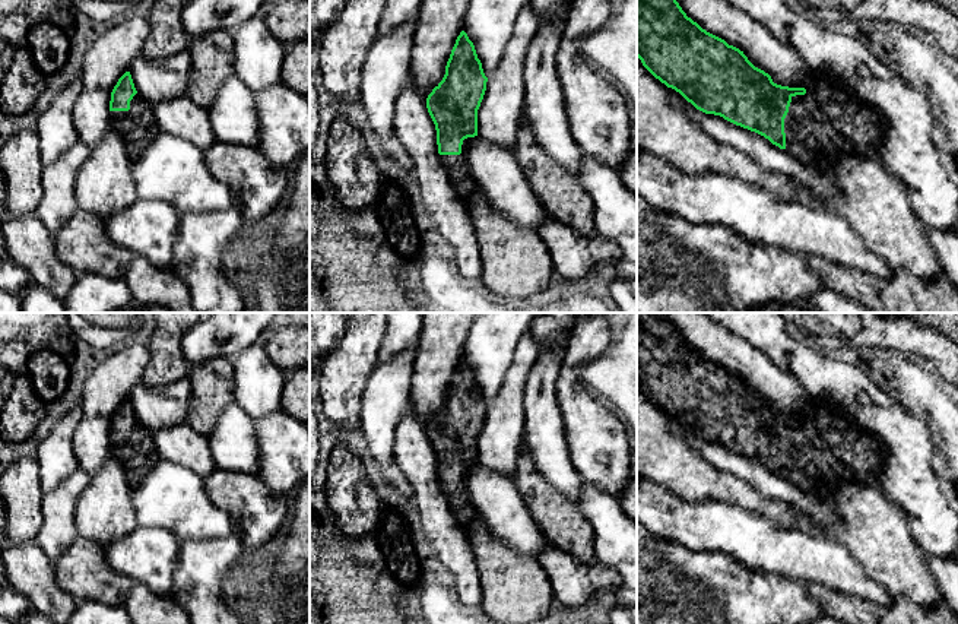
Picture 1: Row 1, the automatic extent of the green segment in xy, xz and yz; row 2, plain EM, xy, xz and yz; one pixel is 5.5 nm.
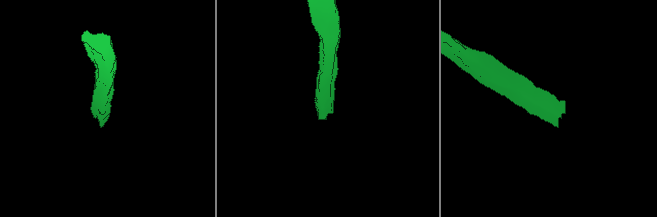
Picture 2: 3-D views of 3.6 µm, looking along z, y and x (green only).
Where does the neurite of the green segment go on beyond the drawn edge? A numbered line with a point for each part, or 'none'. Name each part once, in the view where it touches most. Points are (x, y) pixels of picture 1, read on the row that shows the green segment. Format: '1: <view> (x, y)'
1: yz (827, 120)

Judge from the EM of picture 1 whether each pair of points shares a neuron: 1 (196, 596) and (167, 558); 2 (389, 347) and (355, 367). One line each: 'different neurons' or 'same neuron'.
1: different neurons
2: different neurons

